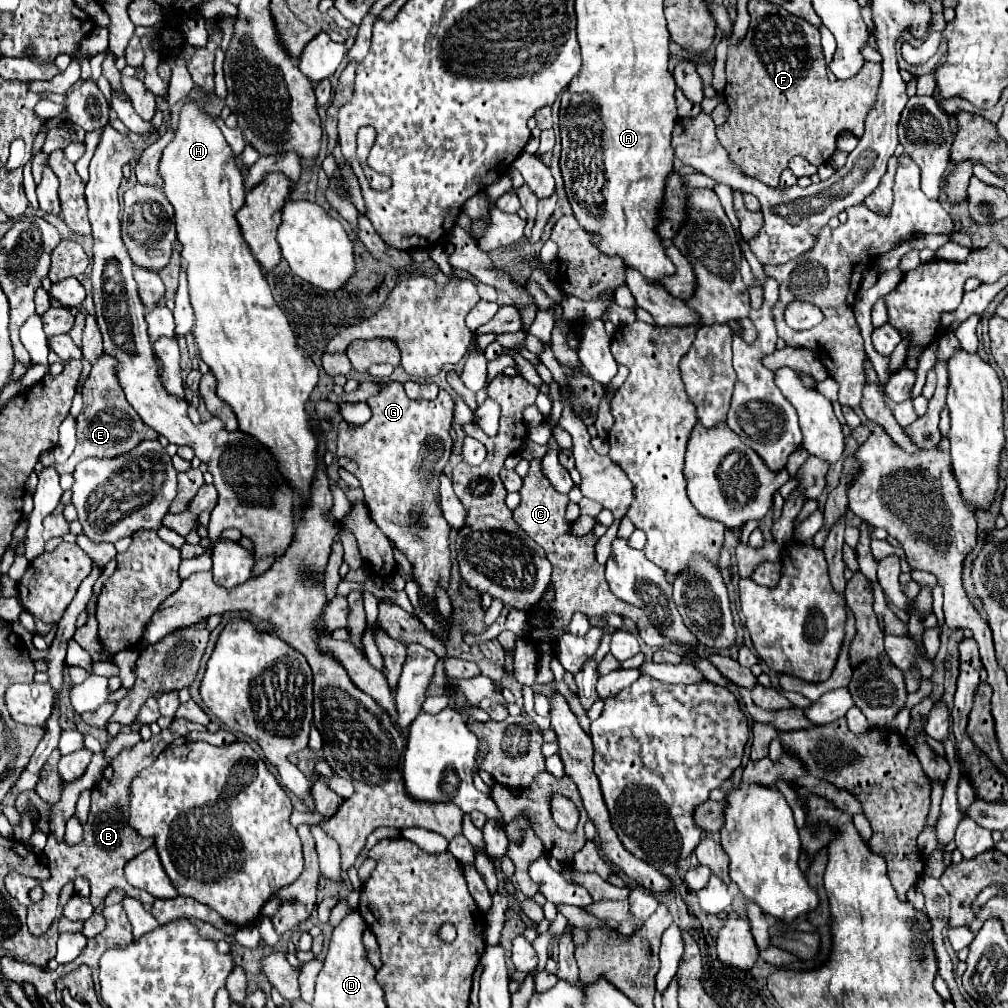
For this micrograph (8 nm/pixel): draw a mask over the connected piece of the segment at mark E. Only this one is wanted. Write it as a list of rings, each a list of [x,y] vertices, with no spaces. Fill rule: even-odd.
[[[102,355],[96,365],[92,365],[92,371],[82,387],[82,399],[84,399],[84,407],[76,419],[76,449],[70,455],[70,459],[63,464],[55,464],[59,475],[70,473],[75,470],[75,466],[84,459],[90,457],[98,457],[98,459],[110,459],[110,457],[118,457],[122,453],[132,451],[134,447],[140,445],[140,441],[144,439],[156,439],[158,433],[150,427],[146,427],[146,423],[138,417],[138,413],[130,407],[130,403],[126,401],[122,387],[118,385],[118,379],[114,377],[114,359],[108,355]]]

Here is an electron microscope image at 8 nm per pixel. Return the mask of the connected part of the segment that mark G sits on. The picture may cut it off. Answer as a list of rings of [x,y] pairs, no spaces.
[[[388,383],[380,395],[370,397],[368,405],[372,409],[372,419],[364,425],[358,425],[354,433],[346,433],[346,423],[338,427],[338,463],[354,477],[360,479],[366,505],[370,509],[372,521],[378,529],[410,559],[414,567],[414,577],[426,595],[434,603],[434,587],[448,587],[450,577],[450,549],[448,549],[448,533],[450,525],[442,515],[438,501],[438,475],[444,471],[450,451],[452,437],[448,435],[452,425],[452,409],[454,401],[448,391],[440,391],[432,401],[414,401],[404,393],[402,383]]]

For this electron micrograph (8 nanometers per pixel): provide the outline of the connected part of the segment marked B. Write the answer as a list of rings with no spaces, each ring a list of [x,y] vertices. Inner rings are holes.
[[[168,729],[162,731],[160,735],[150,737],[148,741],[142,741],[138,745],[132,747],[124,747],[112,763],[108,763],[108,767],[104,769],[104,777],[102,781],[92,789],[92,807],[90,807],[90,815],[88,821],[84,825],[84,839],[80,845],[76,847],[68,847],[66,843],[56,843],[56,839],[52,835],[48,835],[48,843],[46,843],[46,857],[48,857],[48,869],[52,873],[52,877],[48,881],[38,881],[31,877],[20,875],[17,872],[11,872],[6,877],[6,889],[8,893],[22,903],[28,909],[28,927],[30,933],[34,937],[40,937],[48,931],[48,927],[52,925],[52,921],[56,919],[56,901],[58,901],[58,893],[60,889],[70,883],[76,881],[76,877],[84,877],[90,883],[90,901],[94,907],[102,905],[104,897],[110,893],[110,889],[124,889],[128,897],[138,899],[140,903],[154,903],[154,897],[142,889],[134,889],[132,885],[126,883],[124,879],[124,865],[136,857],[138,853],[142,853],[144,849],[154,845],[152,837],[142,837],[138,833],[134,833],[134,829],[130,829],[128,821],[126,821],[126,813],[130,813],[130,783],[132,779],[146,769],[150,763],[156,761],[156,757],[168,747]],[[34,887],[42,887],[44,889],[44,897],[34,903],[30,899],[30,891]]]

